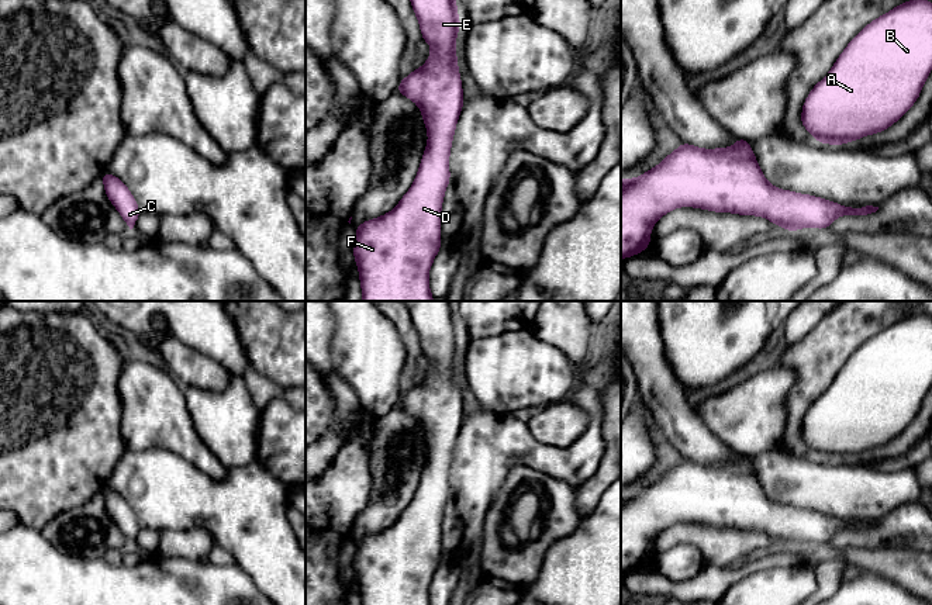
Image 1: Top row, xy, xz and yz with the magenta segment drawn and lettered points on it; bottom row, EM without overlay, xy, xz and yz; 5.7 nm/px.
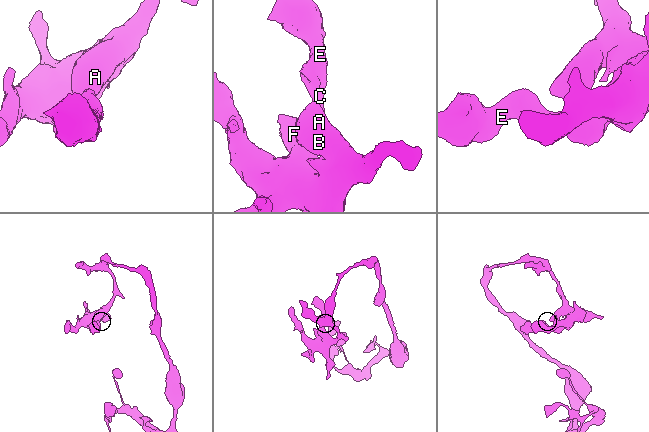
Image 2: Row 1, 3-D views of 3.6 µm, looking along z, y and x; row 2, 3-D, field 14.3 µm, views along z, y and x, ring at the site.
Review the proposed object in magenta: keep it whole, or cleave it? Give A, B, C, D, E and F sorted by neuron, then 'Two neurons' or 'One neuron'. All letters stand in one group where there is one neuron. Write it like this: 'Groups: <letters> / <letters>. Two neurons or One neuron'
Groups: A B C D E F. One neuron

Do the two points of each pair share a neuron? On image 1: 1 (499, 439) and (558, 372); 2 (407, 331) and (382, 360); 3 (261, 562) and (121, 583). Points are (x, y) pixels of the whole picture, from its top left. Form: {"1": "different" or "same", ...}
{"1": "different", "2": "different", "3": "different"}

